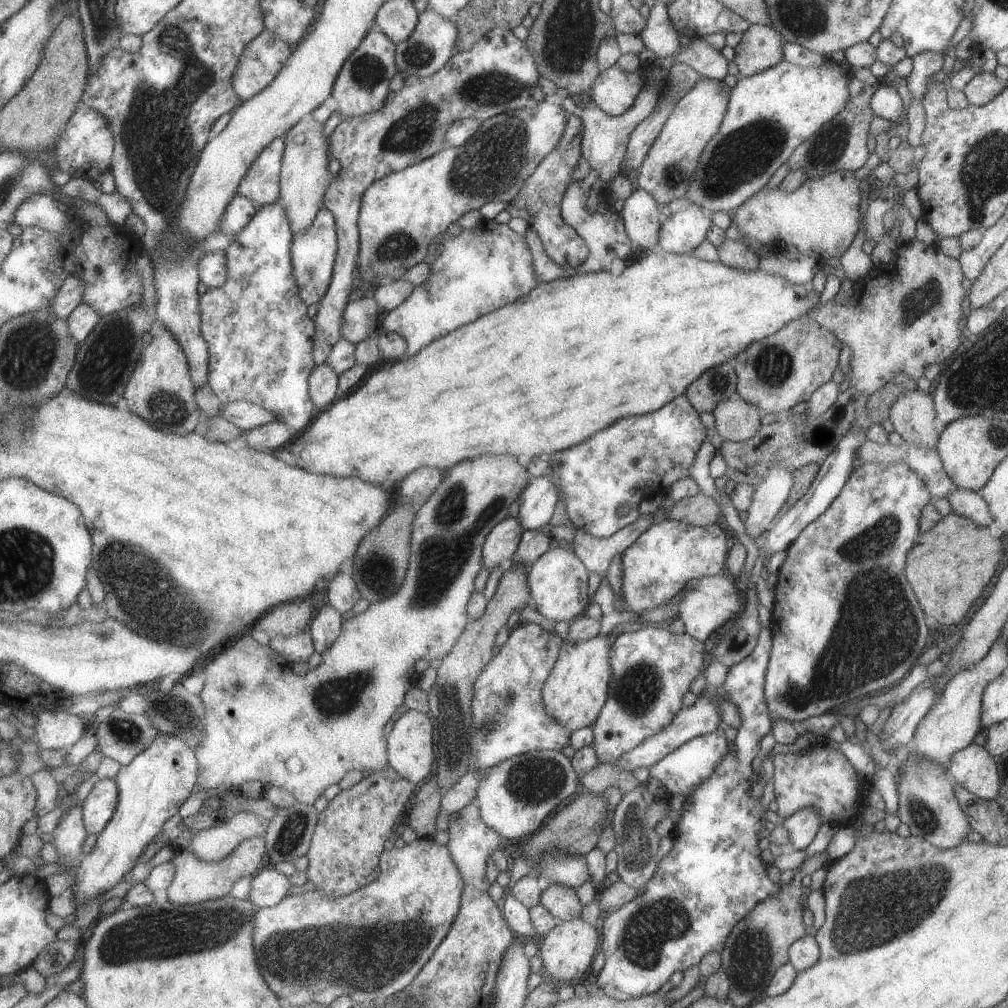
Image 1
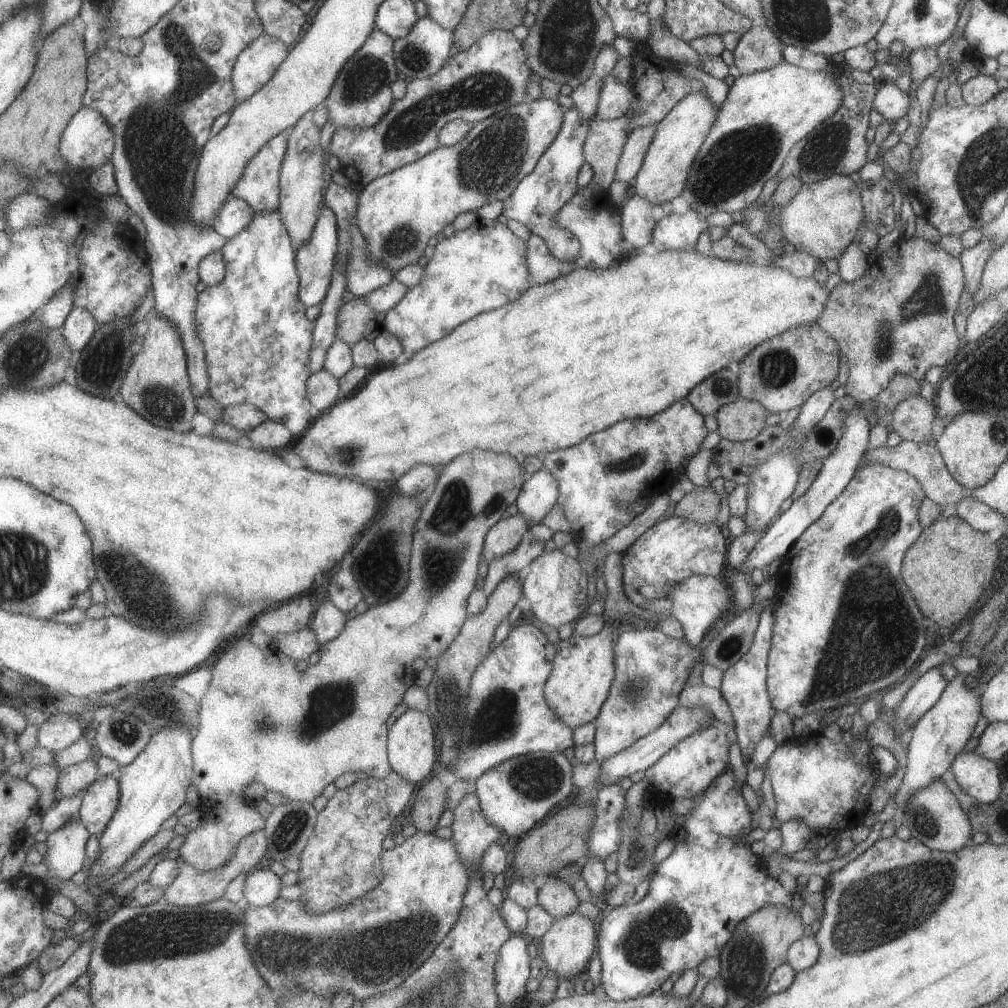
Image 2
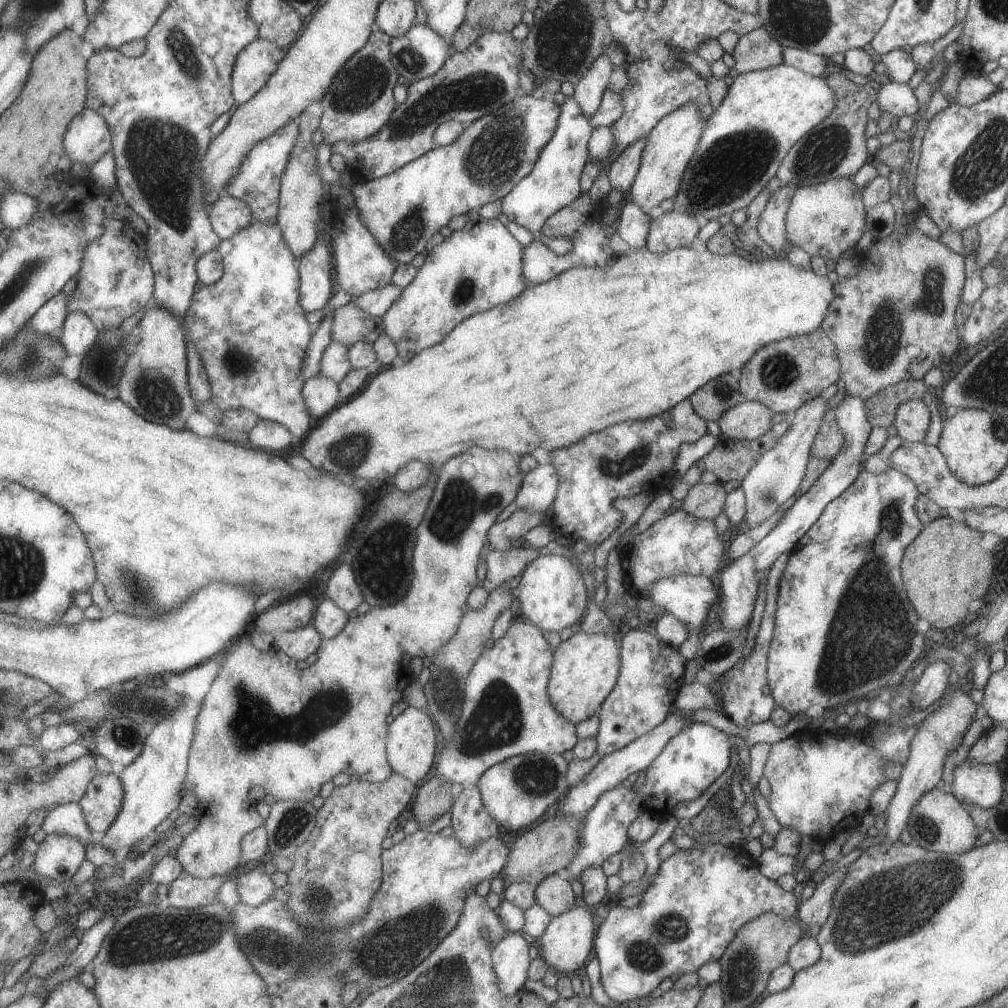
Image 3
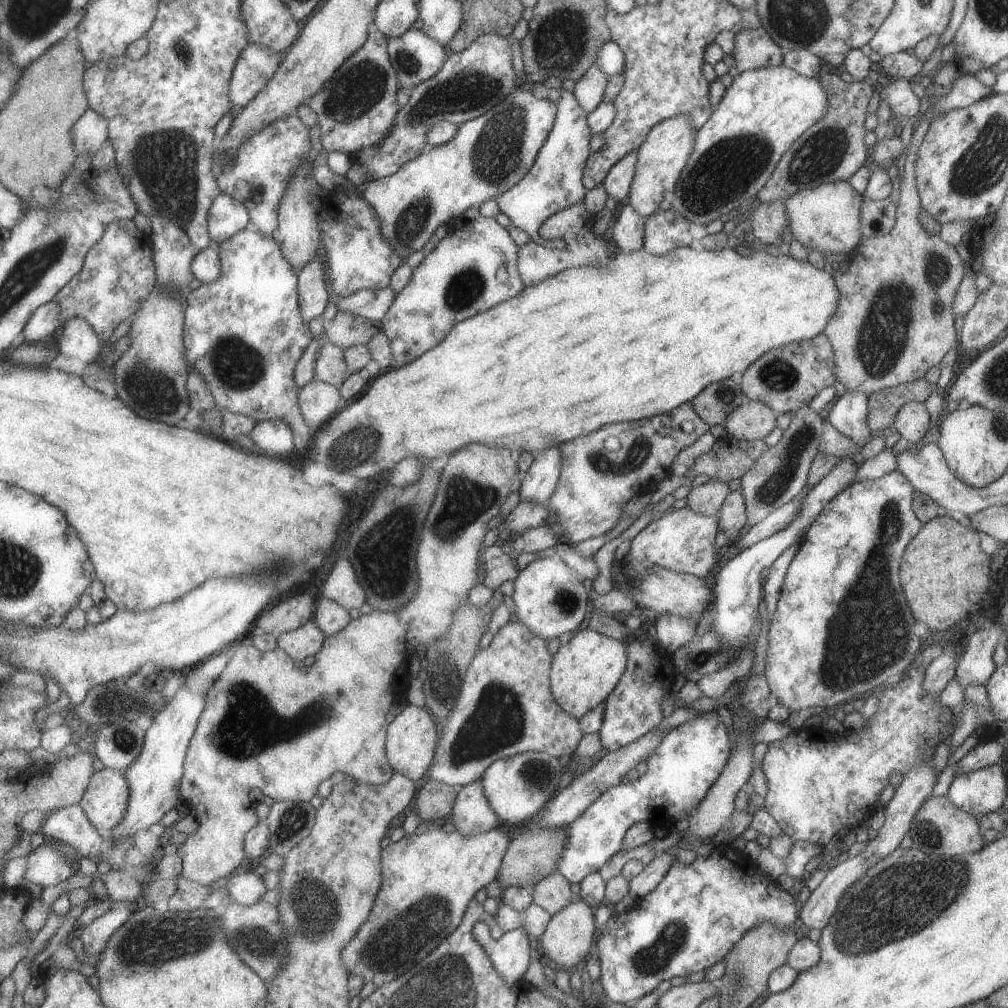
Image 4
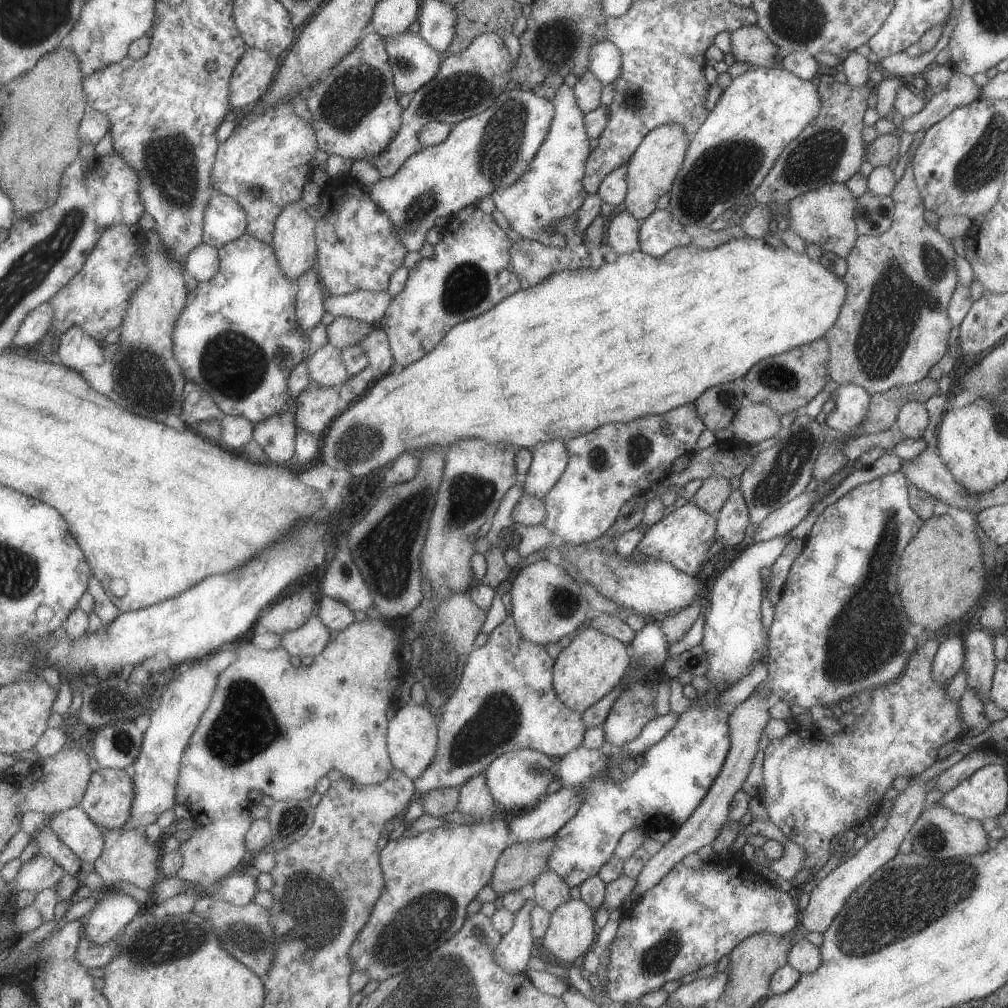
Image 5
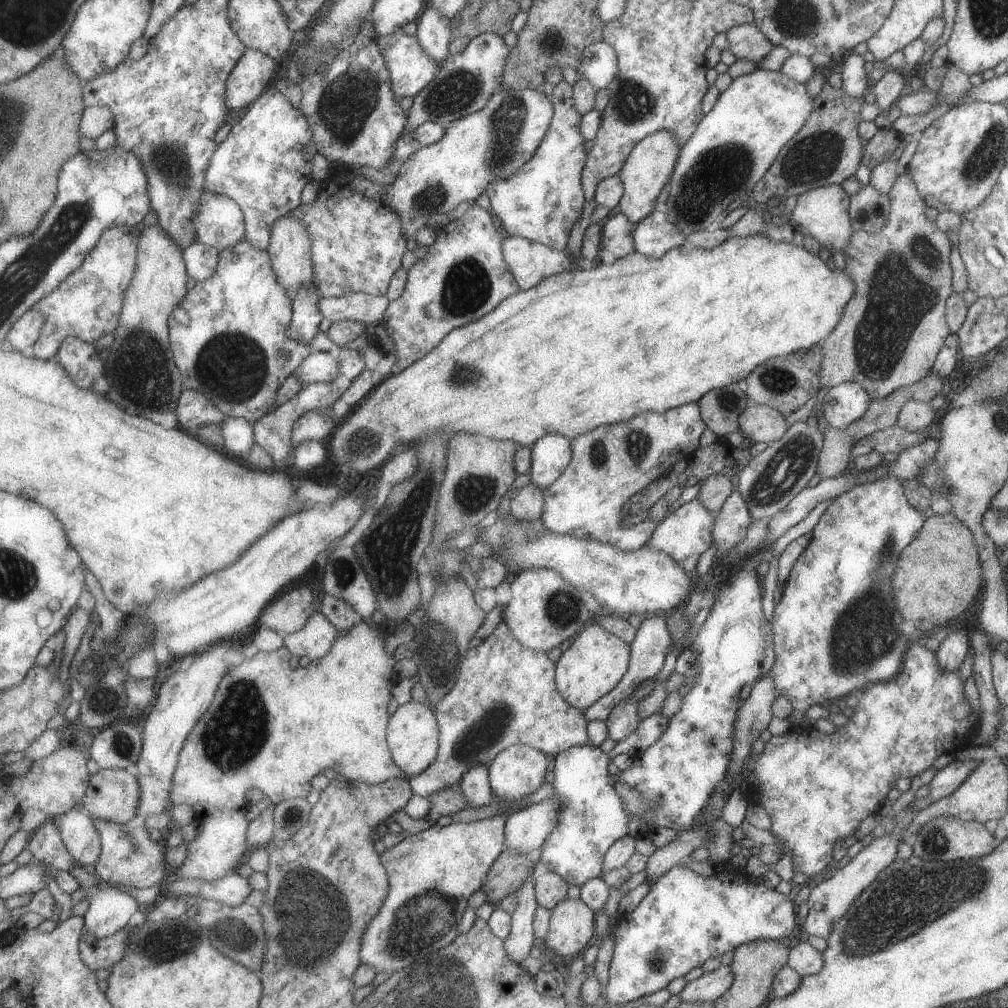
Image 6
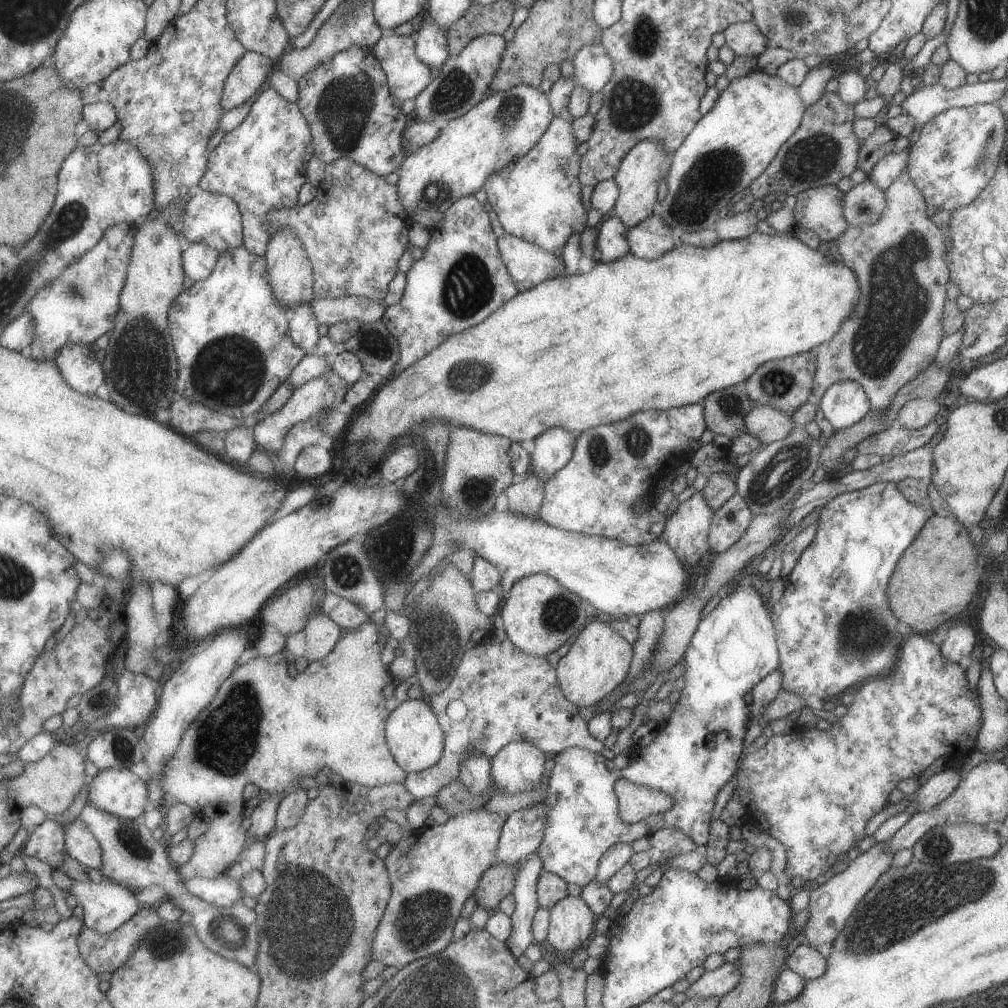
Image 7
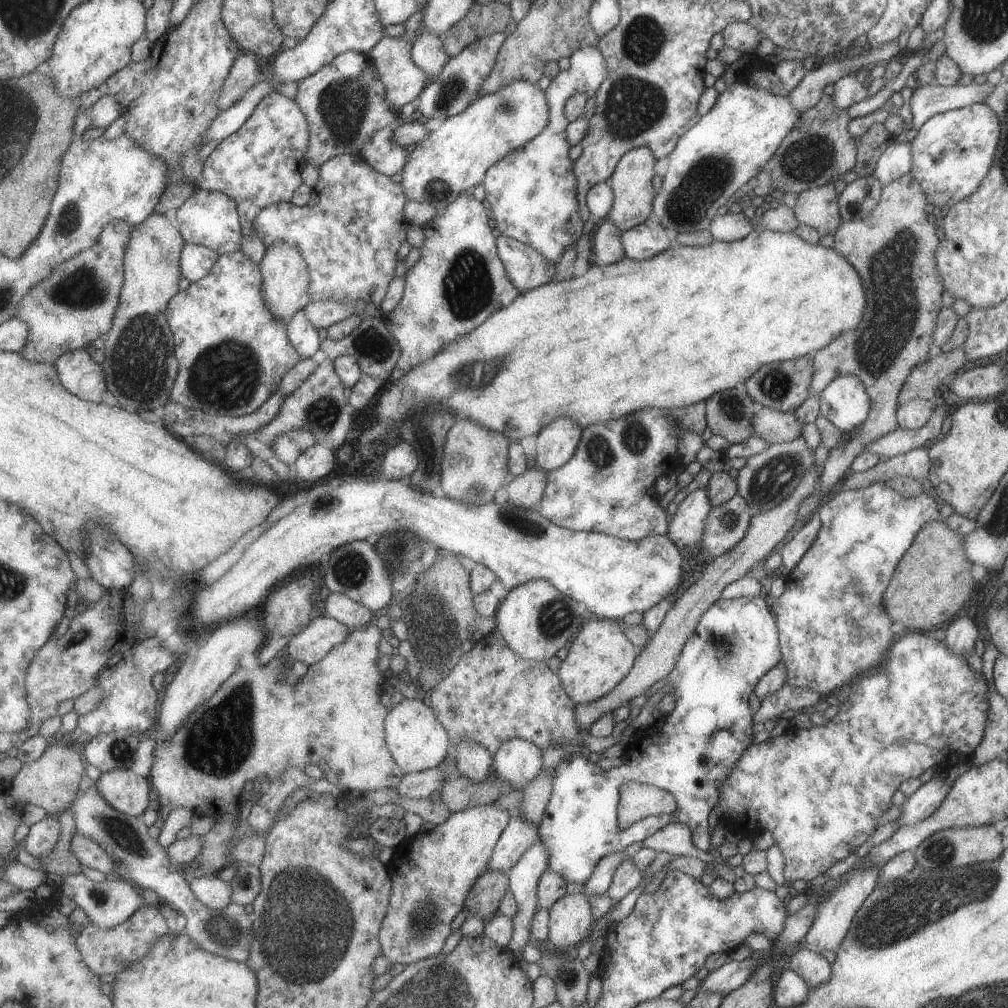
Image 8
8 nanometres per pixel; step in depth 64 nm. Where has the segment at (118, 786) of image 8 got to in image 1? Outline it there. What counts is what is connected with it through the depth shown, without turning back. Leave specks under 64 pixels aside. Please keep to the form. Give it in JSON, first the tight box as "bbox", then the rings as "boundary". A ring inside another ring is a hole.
{"bbox":[83,779,119,836],"boundary":[[[115,779],[98,780],[83,802],[84,823],[89,835],[99,836],[113,818],[119,802]]]}

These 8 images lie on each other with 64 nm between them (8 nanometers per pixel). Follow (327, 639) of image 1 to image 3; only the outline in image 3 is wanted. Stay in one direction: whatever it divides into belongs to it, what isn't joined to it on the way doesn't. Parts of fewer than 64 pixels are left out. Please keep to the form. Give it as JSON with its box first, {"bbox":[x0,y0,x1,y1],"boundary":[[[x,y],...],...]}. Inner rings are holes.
{"bbox":[313,596,349,640],"boundary":[[[329,596],[317,607],[313,624],[322,634],[323,640],[339,636],[349,620],[349,614]]]}

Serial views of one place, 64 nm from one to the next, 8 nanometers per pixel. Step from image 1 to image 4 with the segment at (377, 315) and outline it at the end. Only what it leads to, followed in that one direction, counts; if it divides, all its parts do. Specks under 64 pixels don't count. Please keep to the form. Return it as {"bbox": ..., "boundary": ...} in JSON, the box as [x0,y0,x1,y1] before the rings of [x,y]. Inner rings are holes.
{"bbox":[326,311,383,349],"boundary":[[[337,311],[327,325],[326,336],[331,342],[348,349],[368,345],[383,330],[381,322],[347,311]]]}

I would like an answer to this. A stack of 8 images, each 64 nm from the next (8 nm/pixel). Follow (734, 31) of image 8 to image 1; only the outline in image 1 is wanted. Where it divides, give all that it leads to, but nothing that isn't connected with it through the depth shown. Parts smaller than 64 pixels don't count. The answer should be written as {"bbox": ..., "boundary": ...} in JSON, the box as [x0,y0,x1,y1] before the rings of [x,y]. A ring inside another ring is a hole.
{"bbox":[734,25,783,77],"boundary":[[[749,25],[734,47],[740,77],[750,77],[783,60],[781,35],[769,25]]]}

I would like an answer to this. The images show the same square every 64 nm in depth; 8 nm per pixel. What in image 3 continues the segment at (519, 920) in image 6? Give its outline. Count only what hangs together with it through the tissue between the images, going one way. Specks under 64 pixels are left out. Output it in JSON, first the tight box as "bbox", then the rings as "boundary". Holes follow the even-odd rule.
{"bbox":[493,933,532,996],"boundary":[[[511,933],[493,946],[493,970],[498,974],[500,987],[505,996],[515,996],[518,992],[530,986],[531,965],[532,959],[529,956],[529,942],[527,942],[527,938],[523,934]]]}

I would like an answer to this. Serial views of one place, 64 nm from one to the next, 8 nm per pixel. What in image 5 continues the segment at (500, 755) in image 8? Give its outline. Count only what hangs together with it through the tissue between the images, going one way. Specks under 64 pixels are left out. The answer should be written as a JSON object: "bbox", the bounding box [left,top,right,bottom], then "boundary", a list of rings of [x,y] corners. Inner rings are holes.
{"bbox":[486,749,559,819],"boundary":[[[519,749],[501,755],[486,770],[487,784],[498,805],[501,817],[507,819],[525,815],[547,798],[547,788],[559,778],[553,768],[553,758],[535,749]]]}

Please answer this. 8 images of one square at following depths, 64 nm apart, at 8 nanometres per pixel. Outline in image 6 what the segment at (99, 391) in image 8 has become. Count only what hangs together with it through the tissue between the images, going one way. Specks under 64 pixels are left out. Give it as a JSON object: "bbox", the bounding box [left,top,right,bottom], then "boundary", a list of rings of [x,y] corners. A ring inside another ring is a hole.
{"bbox":[55,336,106,387],"boundary":[[[70,336],[63,341],[55,358],[74,376],[82,387],[93,386],[93,380],[106,372],[106,361],[99,356],[100,347],[94,343]]]}

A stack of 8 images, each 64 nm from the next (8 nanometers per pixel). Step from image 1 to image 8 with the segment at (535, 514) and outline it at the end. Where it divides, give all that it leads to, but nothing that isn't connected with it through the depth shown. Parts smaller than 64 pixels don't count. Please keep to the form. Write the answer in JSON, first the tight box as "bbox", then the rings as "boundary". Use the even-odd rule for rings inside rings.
{"bbox":[535,418,581,473],"boundary":[[[570,418],[557,419],[536,438],[535,466],[550,473],[565,466],[576,455],[581,429]]]}

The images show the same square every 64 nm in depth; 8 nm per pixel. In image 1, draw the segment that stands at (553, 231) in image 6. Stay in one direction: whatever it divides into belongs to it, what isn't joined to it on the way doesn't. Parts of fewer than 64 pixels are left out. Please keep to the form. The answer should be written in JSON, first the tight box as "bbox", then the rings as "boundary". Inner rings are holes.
{"bbox":[507,112,589,269],"boundary":[[[577,112],[569,114],[568,118],[566,134],[563,135],[562,142],[539,165],[538,170],[527,180],[526,186],[519,192],[518,198],[510,203],[507,210],[511,216],[523,218],[529,225],[533,225],[540,234],[548,255],[566,269],[578,267],[589,256],[579,232],[561,218],[561,202],[565,198],[565,192],[575,182],[572,172],[581,154],[582,121],[579,120]]]}

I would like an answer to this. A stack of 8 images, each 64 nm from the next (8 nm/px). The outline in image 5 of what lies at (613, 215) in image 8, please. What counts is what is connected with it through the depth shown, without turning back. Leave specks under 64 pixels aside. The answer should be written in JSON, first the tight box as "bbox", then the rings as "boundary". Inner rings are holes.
{"bbox":[622,124,688,220],"boundary":[[[664,124],[652,128],[643,137],[640,146],[628,160],[626,170],[627,192],[622,203],[636,219],[643,220],[656,208],[657,200],[671,190],[672,182],[682,165],[688,147],[686,132],[680,124]]]}

